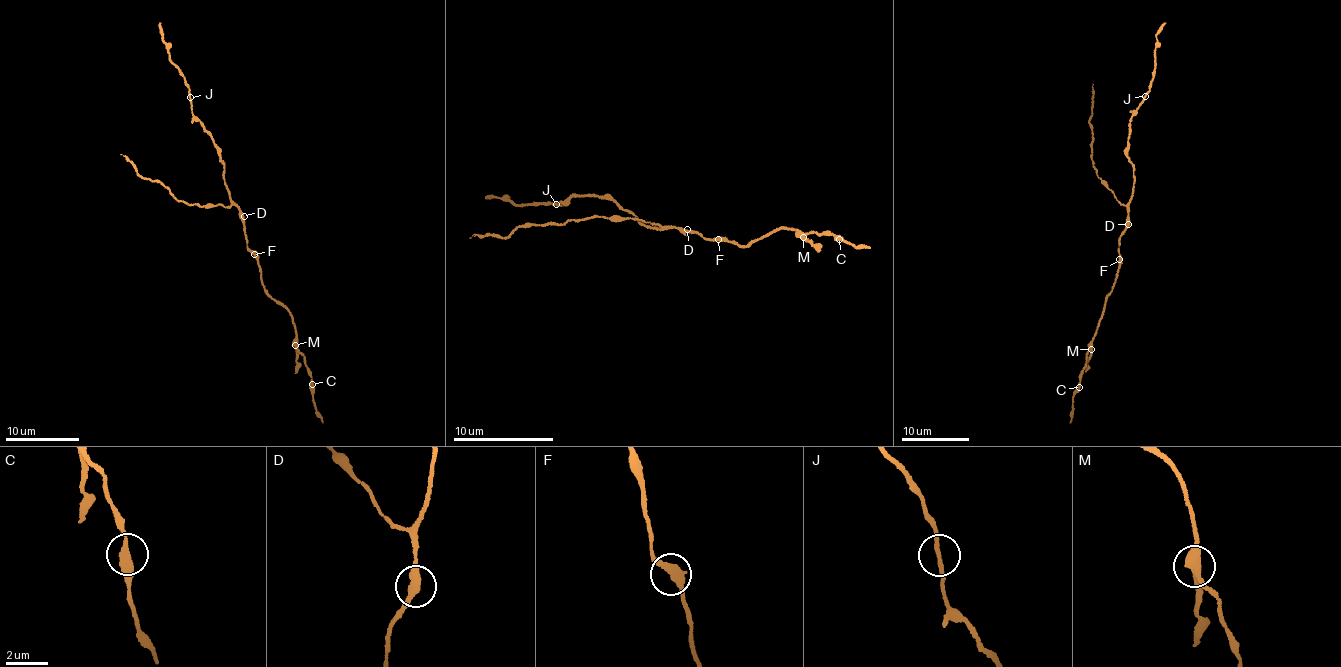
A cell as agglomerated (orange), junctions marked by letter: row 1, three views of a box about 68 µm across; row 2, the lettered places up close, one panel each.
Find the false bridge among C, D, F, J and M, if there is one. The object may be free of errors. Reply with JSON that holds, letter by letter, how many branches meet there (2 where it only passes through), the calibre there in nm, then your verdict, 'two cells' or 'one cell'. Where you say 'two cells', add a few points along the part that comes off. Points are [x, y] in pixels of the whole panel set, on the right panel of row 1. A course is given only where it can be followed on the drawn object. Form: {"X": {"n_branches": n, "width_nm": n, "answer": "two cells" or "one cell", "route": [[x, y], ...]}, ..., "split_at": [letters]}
{"C": {"n_branches": 2, "width_nm": 380, "answer": "one cell"}, "D": {"n_branches": 2, "width_nm": 360, "answer": "one cell"}, "F": {"n_branches": 2, "width_nm": 320, "answer": "one cell"}, "J": {"n_branches": 2, "width_nm": 190, "answer": "one cell"}, "M": {"n_branches": 3, "width_nm": 360, "answer": "two cells", "route": [[1090, 349], [1084, 371]]}, "split_at": ["M"]}

